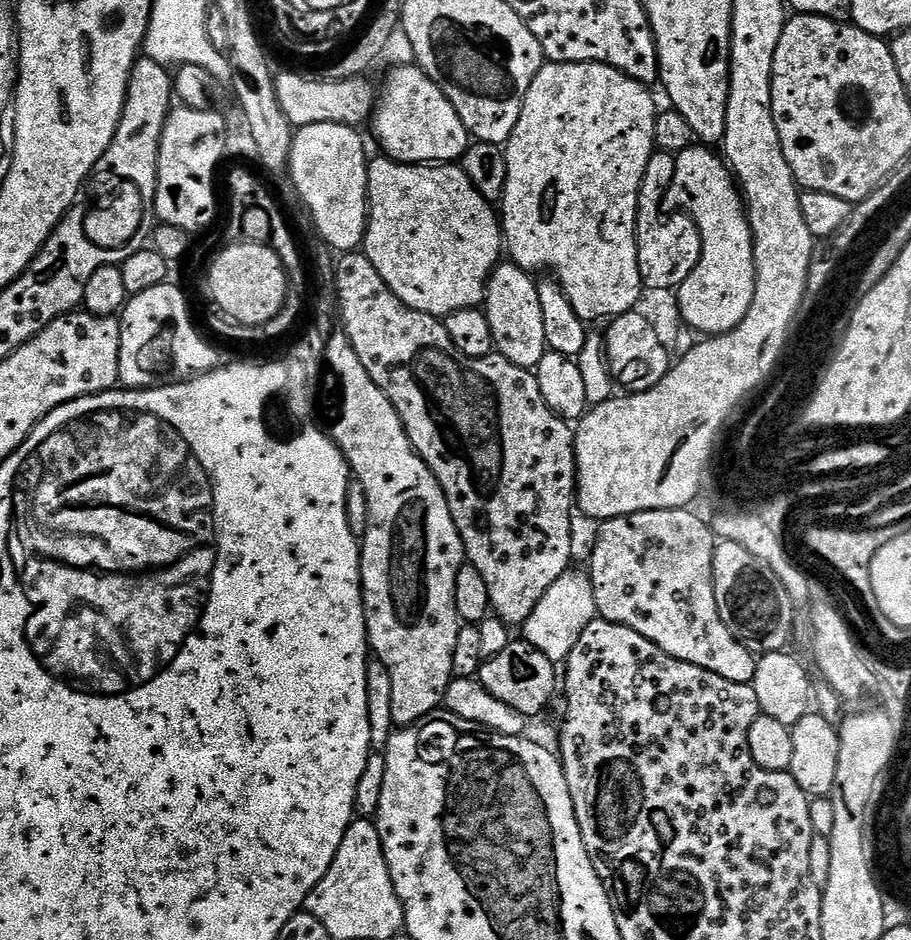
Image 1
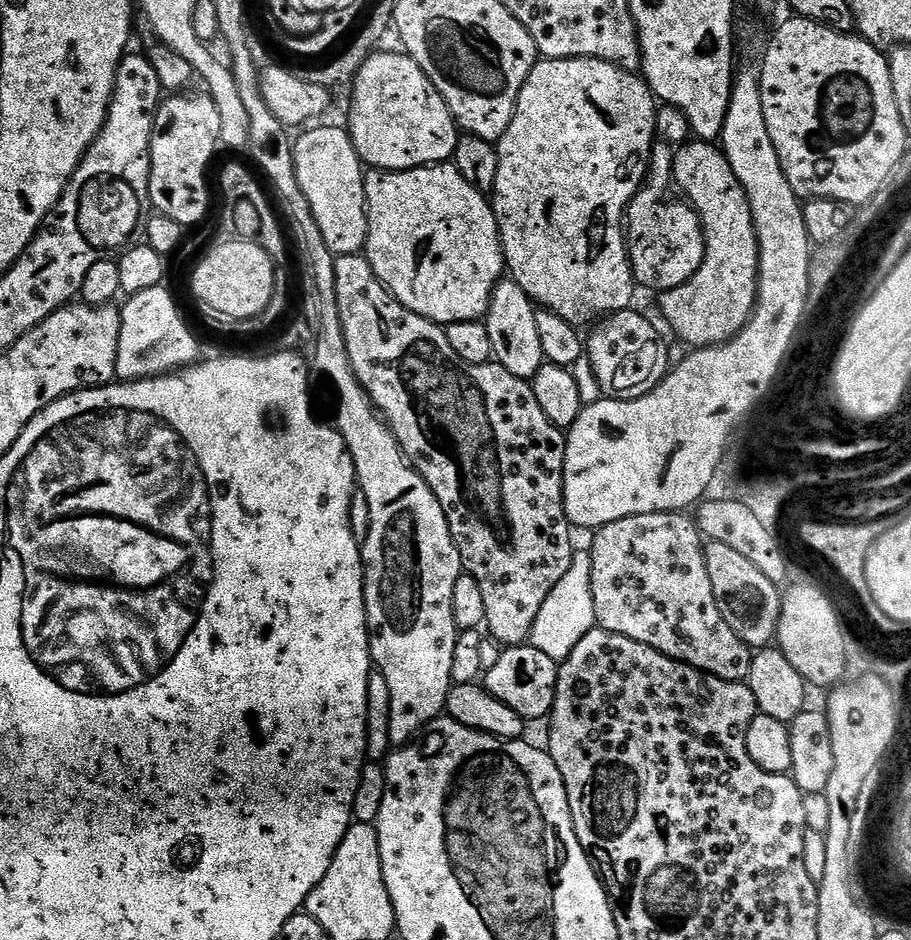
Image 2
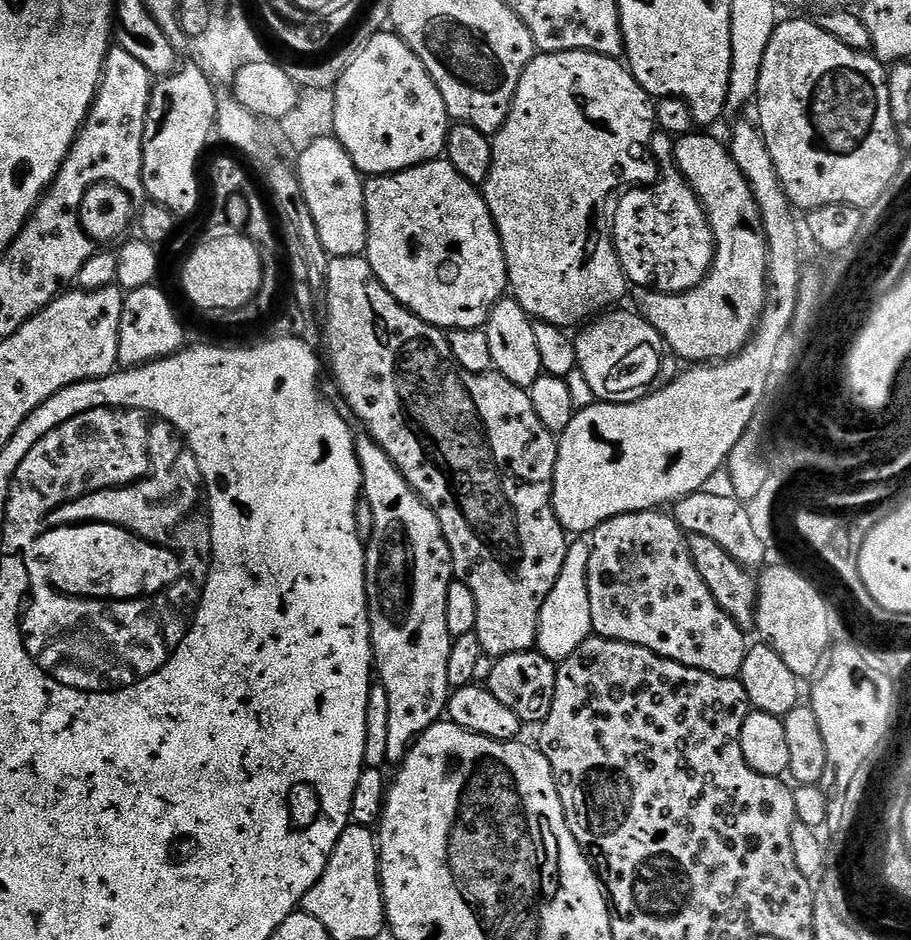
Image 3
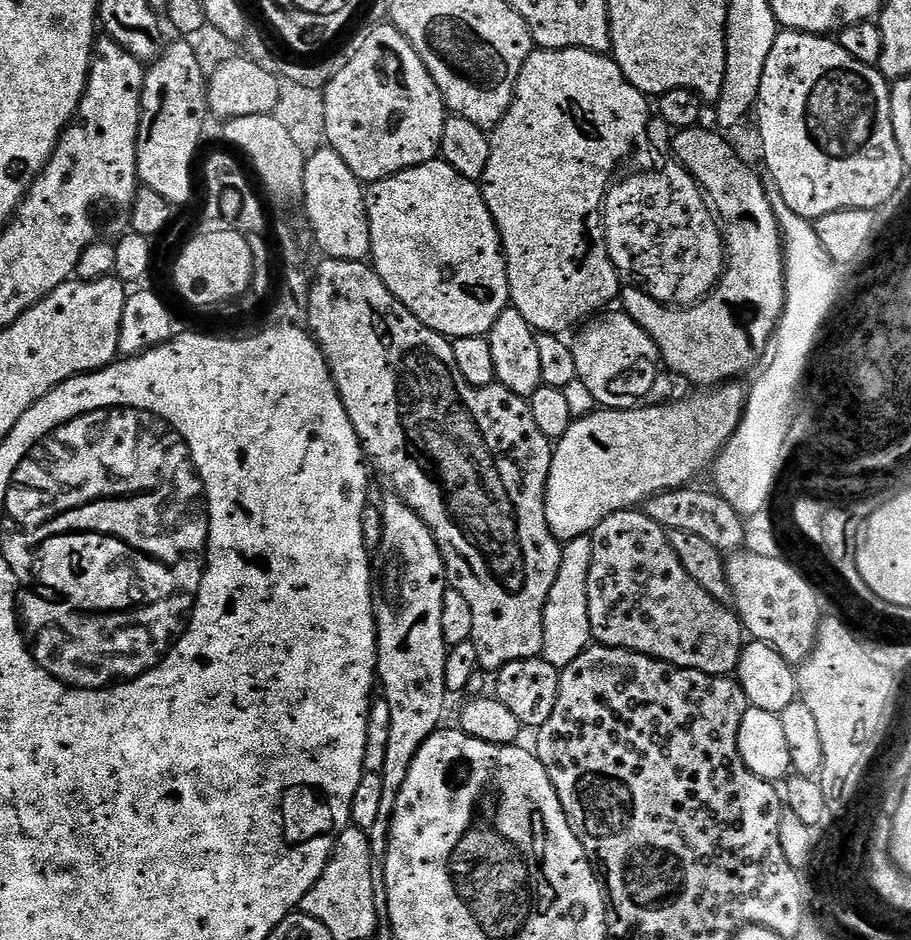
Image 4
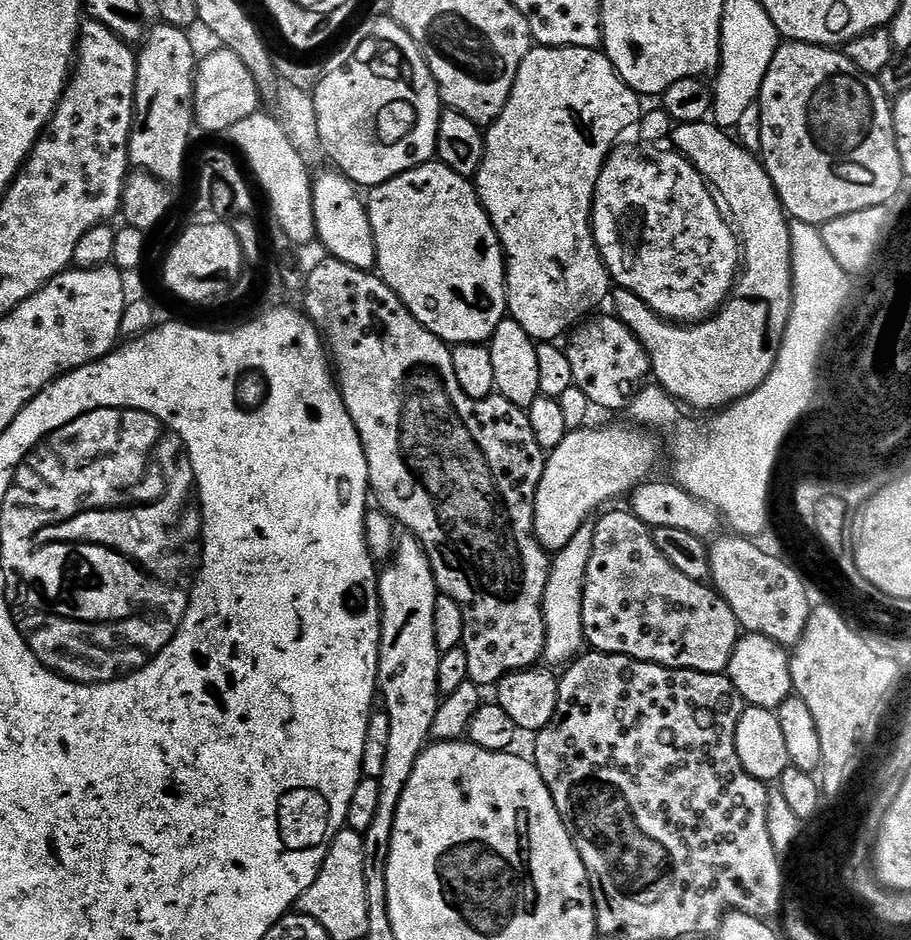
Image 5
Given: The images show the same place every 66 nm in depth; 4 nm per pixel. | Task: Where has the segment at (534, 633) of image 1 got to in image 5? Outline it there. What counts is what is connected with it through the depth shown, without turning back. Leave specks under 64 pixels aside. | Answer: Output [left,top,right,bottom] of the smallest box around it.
[543,523,594,666]

